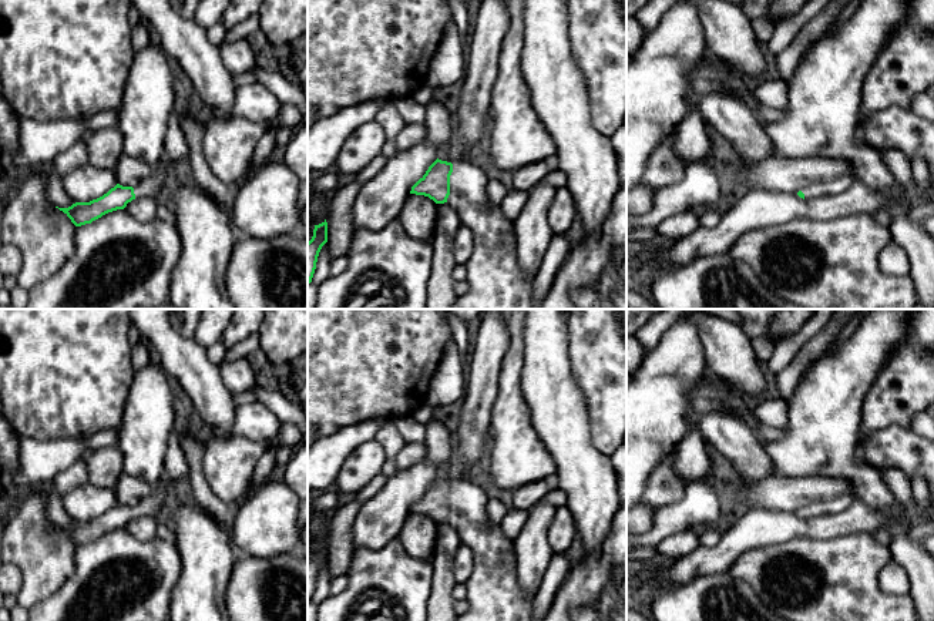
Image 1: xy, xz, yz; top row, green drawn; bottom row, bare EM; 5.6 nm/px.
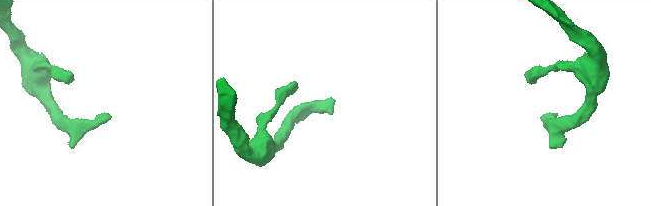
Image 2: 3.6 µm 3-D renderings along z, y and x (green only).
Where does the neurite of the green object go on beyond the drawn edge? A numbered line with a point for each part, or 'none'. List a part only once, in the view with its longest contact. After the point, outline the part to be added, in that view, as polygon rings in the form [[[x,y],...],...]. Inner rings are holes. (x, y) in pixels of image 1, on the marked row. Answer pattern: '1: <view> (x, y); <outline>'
1: xz (496, 279); [[[471,161],[453,164],[447,202],[474,235],[474,251],[466,263],[470,291],[457,296],[453,309],[535,309],[534,276],[524,273],[518,263],[514,222],[504,216],[500,205],[490,204],[487,185],[488,177]]]

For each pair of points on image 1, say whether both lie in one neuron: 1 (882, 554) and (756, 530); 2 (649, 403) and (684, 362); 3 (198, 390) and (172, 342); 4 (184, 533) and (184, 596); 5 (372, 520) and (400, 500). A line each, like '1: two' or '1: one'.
1: two
2: one
3: one
4: one
5: one

